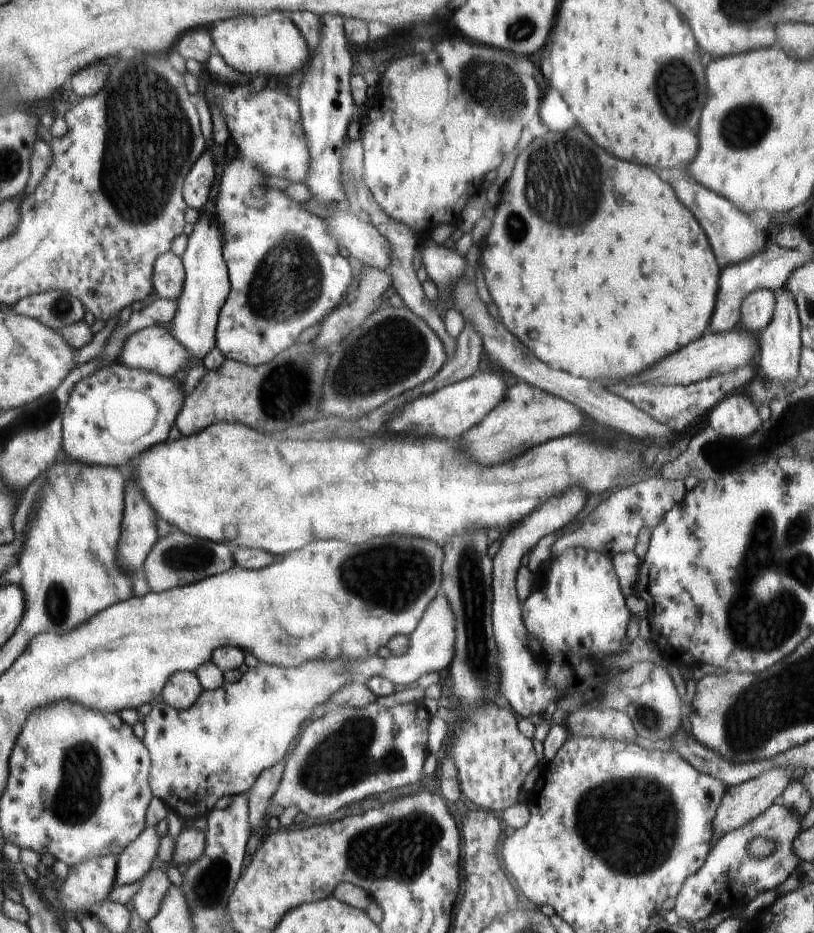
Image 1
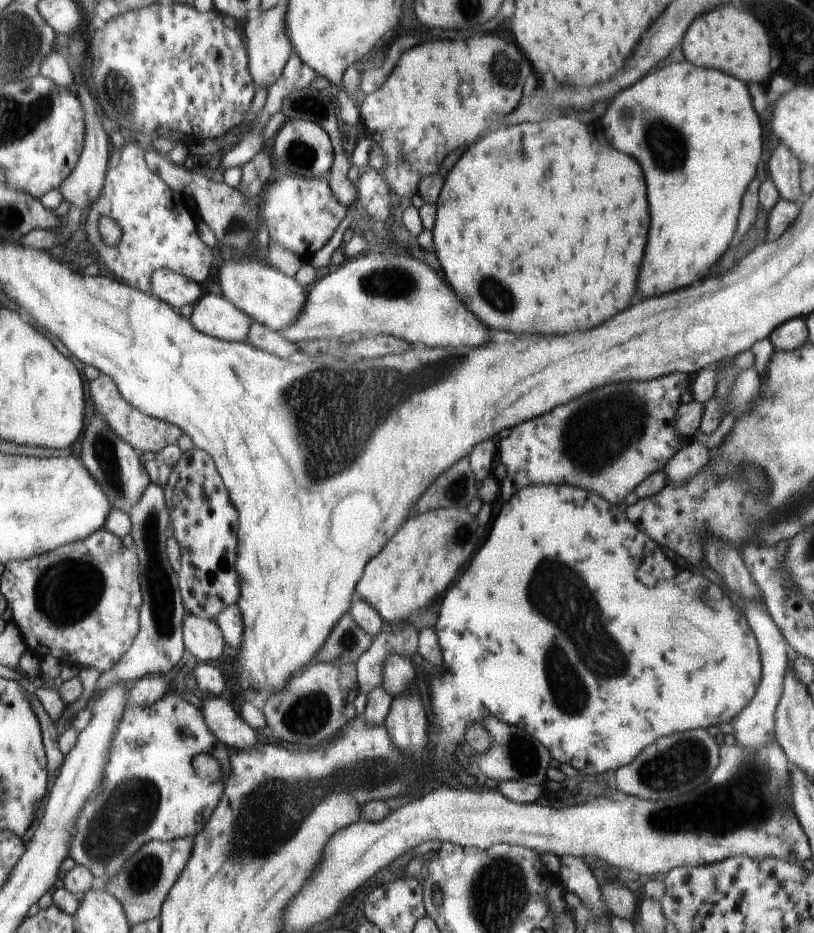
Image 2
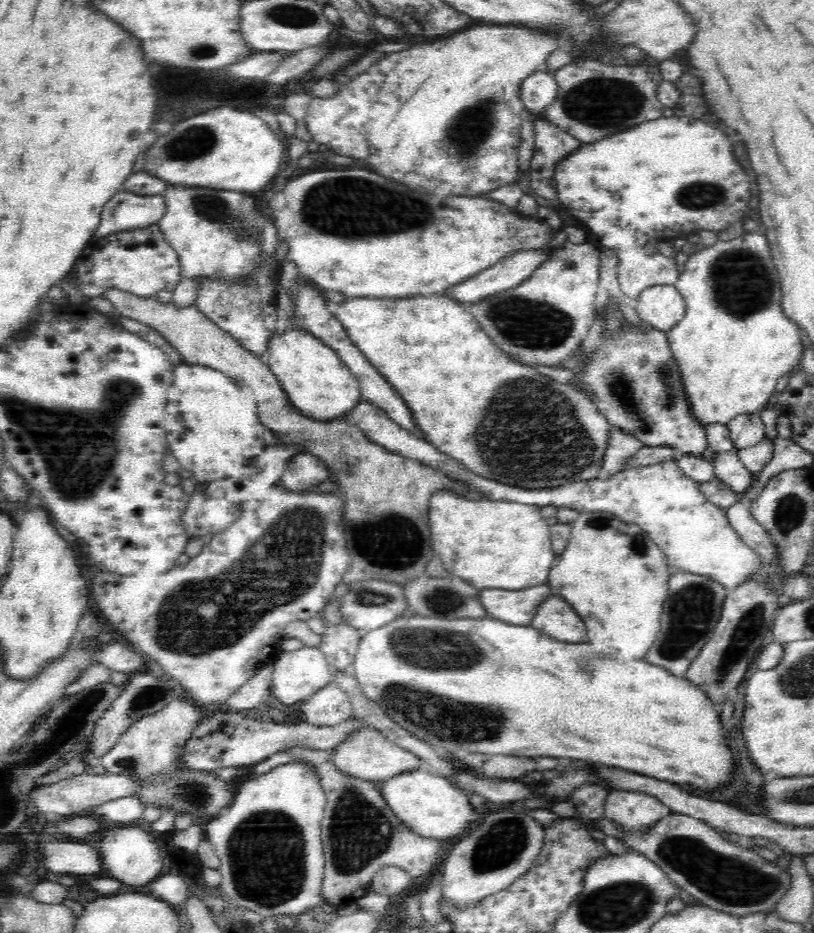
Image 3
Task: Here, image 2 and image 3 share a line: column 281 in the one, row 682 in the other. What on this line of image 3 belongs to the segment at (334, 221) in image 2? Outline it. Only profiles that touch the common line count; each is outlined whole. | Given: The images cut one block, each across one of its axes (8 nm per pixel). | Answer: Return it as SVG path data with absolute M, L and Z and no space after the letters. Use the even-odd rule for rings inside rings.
M191 474L190 477L191 481L195 483L195 489L192 491L190 495L190 498L192 498L192 494L194 492L197 492L197 488L199 487L202 493L205 493L207 496L212 496L212 498L216 498L218 502L216 504L220 504L220 506L235 506L238 508L239 511L239 517L236 521L234 521L225 531L220 531L219 533L214 533L211 537L210 543L200 551L200 553L197 556L190 557L189 563L186 563L184 566L173 566L172 568L169 568L170 570L162 573L157 573L152 571L151 569L148 569L147 567L138 568L138 572L136 574L130 574L130 576L124 576L112 572L107 572L106 570L102 570L102 572L98 572L96 576L94 576L94 588L92 588L92 594L94 594L94 600L96 600L96 604L98 604L98 610L102 612L102 616L106 618L106 622L110 623L110 626L112 626L112 630L117 632L119 636L124 638L126 642L130 642L132 644L132 648L136 651L140 651L140 653L144 654L146 657L149 658L149 660L157 661L162 669L168 674L168 677L172 679L174 683L180 684L182 688L188 694L191 694L192 703L196 705L199 709L206 711L207 713L215 712L218 710L223 710L226 708L225 701L228 699L228 697L231 694L234 694L234 692L240 688L244 683L247 682L248 679L250 679L257 671L257 669L264 664L270 663L274 660L276 657L276 654L278 654L278 650L280 650L280 645L282 640L284 639L282 636L282 631L284 628L286 628L286 624L290 624L290 622L294 622L294 620L310 620L310 618L318 617L318 612L322 610L328 604L329 602L333 601L334 596L334 589L338 584L342 583L342 576L346 574L346 572L349 570L349 567L351 566L351 560L350 560L350 553L348 553L348 550L346 550L346 544L344 544L344 528L342 528L342 514L344 514L344 499L342 499L342 496L340 496L338 491L334 491L331 488L328 488L328 486L320 487L320 488L314 488L314 489L307 489L305 491L288 491L286 487L282 487L282 481L280 482L280 478L274 482L274 484L270 484L268 480L272 480L272 478L268 478L268 474L264 474L264 482L262 480L258 480L258 482L246 482L248 484L248 498L244 500L244 502L230 502L230 500L226 500L224 496L222 496L222 482L220 480L216 480L216 482L201 482L198 483L197 480L194 480L194 474Z

